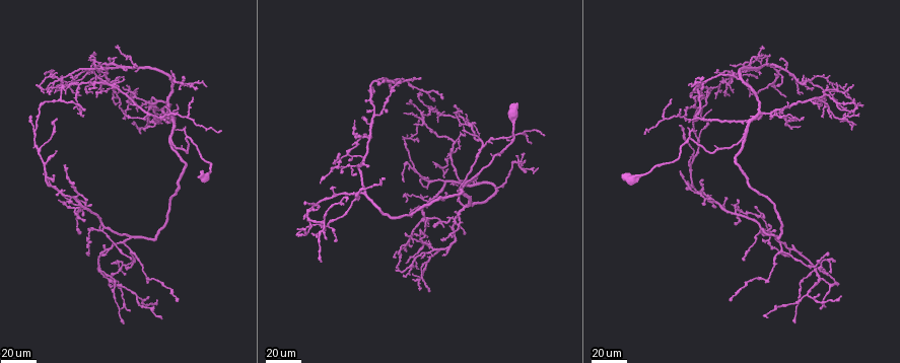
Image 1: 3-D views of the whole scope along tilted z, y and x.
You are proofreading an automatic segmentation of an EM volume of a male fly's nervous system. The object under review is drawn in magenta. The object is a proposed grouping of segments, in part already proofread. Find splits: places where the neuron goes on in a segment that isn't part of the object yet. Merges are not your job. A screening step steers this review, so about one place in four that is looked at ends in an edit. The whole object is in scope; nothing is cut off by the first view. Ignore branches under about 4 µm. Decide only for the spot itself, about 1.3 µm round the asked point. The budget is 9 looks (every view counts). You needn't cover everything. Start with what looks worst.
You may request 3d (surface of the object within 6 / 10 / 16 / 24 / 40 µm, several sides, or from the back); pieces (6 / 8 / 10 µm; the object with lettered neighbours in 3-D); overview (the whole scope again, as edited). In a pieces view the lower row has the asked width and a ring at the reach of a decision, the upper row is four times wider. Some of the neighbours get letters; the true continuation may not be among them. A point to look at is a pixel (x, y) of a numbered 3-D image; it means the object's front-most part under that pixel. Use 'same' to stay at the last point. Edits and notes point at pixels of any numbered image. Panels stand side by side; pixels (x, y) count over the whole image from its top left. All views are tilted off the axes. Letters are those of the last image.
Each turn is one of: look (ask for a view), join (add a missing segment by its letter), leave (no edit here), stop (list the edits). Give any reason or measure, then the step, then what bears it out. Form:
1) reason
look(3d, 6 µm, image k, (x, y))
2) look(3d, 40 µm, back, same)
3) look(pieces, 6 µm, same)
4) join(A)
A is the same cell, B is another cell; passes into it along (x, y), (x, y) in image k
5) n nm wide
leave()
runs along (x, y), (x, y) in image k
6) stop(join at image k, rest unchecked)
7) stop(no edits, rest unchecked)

branch stops here
look(3d, 24 µm, image 1, (98, 76))

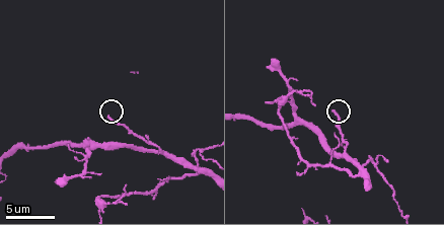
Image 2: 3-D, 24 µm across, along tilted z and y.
look(pieces, 10 µm, image 2, (107, 115))

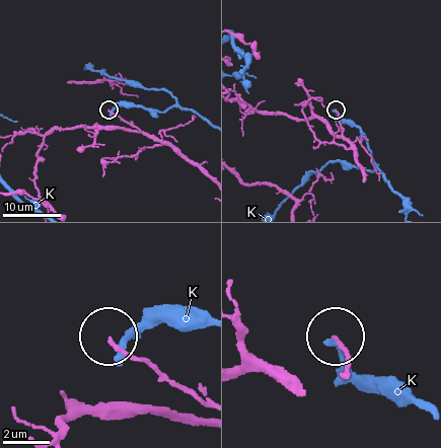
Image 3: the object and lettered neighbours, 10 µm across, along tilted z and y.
160 nm wide
leave()
K is another cell; runs along (201, 403), (111, 337) in image 3; no lettered segment goes on from it

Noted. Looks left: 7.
look(3d, 24 µm, image 1, (444, 175))

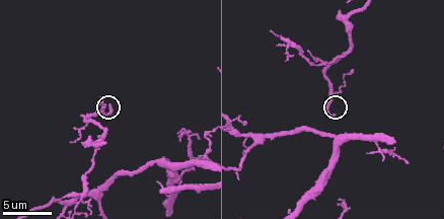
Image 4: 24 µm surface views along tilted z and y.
see the neighbours
look(pieces, 6 µm, image 4, (332, 115))

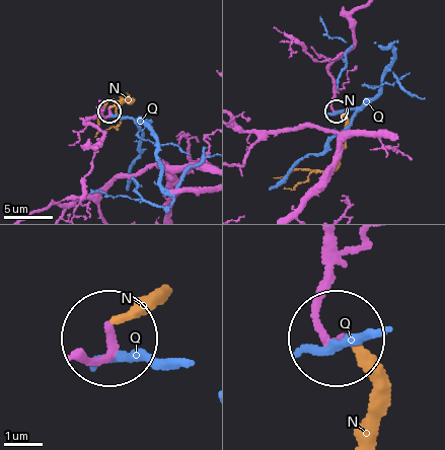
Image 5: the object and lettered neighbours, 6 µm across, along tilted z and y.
join(N)
N is the same cell, Q is another cell; passes into it along (79, 361), (103, 353), (107, 323), (159, 306) in image 5; the neuron continues

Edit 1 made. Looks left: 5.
look(overview)

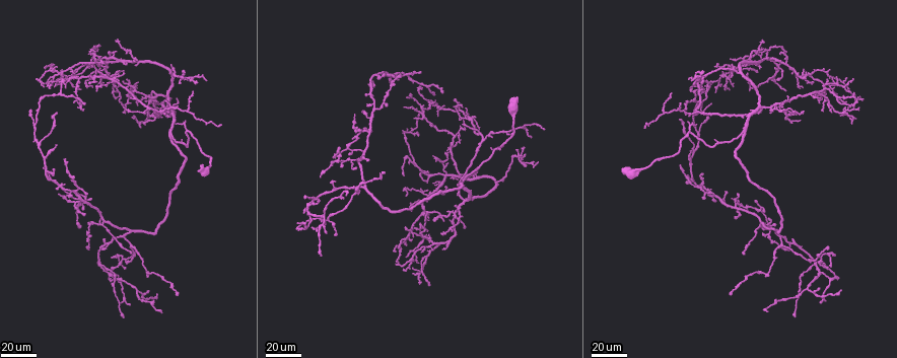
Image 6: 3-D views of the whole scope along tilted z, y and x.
tapers out
look(3d, 40 µm, image 6, (408, 241))

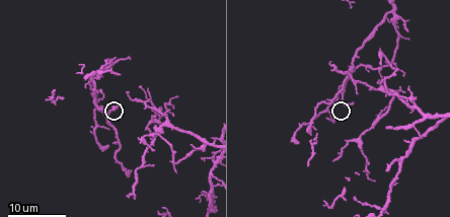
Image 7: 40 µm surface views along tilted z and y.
look(pieces, 10 µm, image 7, (118, 105))

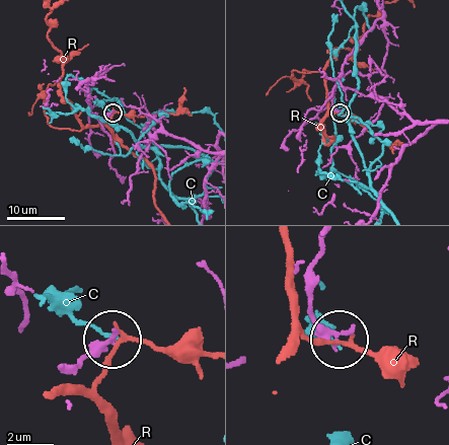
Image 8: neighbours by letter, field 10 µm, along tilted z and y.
170 nm wide
leave()
C and R are other cells; no lettered segment goes on from it

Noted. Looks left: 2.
stops while still wide
look(3d, 24 µm, image 6, (829, 267))

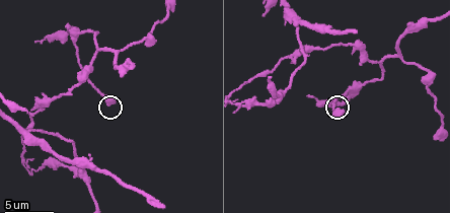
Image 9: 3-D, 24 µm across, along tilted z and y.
look(pieces, 8 µm, image 9, (341, 116))

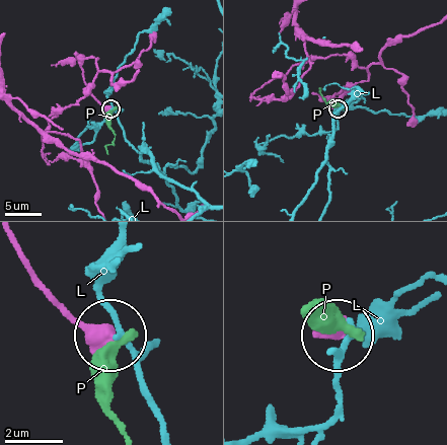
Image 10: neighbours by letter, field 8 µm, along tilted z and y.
leave()
L and P are other cells; none of them fits

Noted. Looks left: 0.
stop(join at image 5, rest unchecked)

